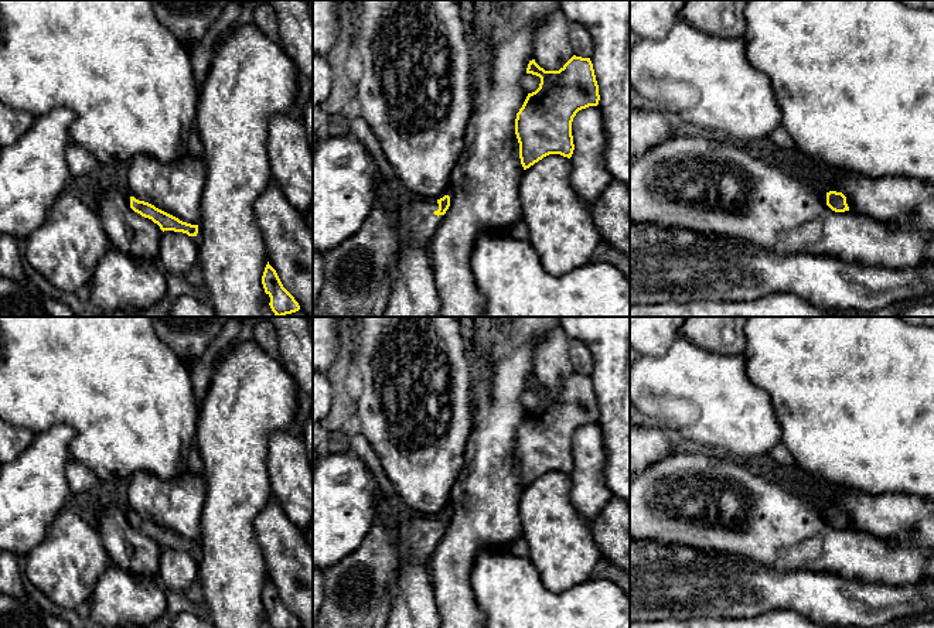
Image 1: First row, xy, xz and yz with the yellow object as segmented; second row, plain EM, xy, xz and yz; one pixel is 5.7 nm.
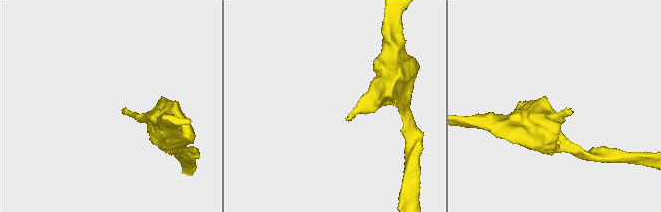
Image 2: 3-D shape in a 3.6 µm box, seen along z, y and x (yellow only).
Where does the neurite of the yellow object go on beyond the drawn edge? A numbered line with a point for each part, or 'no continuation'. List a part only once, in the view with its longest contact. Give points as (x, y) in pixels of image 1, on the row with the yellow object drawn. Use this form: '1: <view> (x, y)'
1: xz (357, 272)

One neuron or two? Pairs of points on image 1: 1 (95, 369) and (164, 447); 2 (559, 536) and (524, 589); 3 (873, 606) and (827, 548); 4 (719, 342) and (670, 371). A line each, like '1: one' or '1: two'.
1: one
2: two
3: two
4: two

